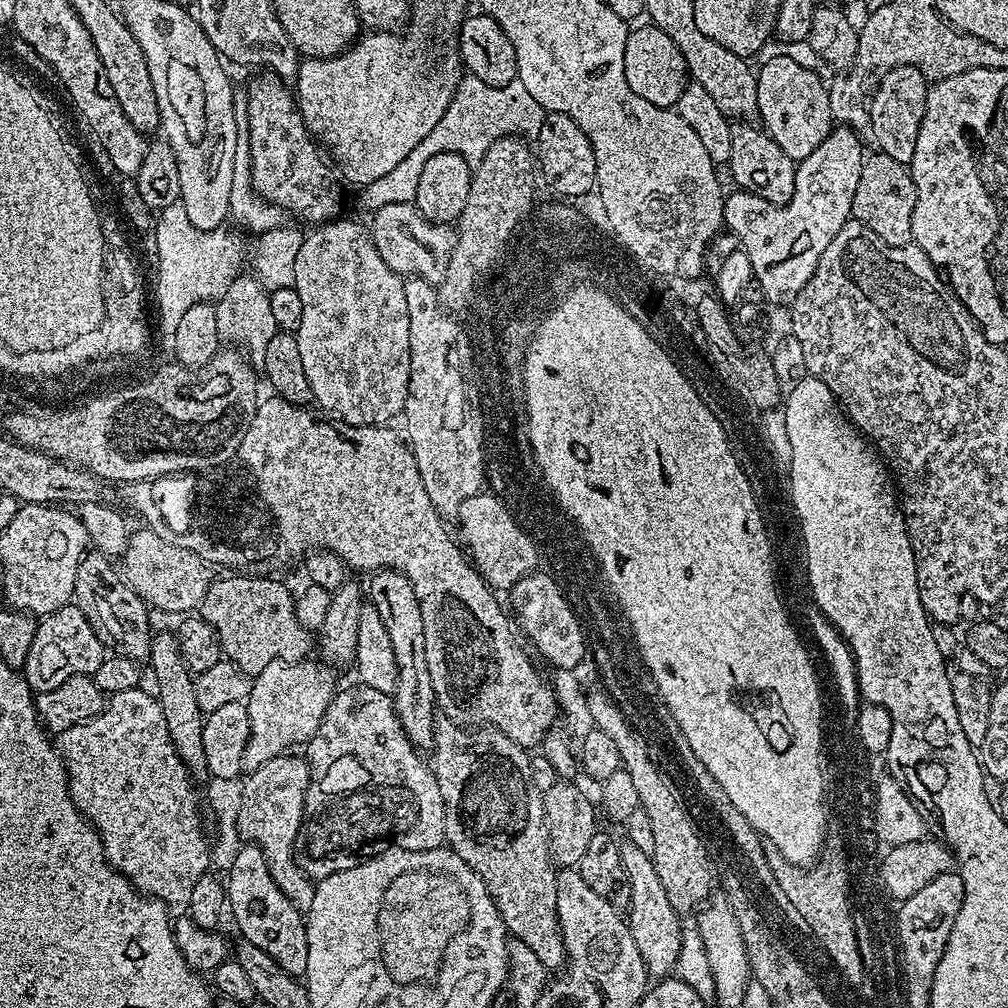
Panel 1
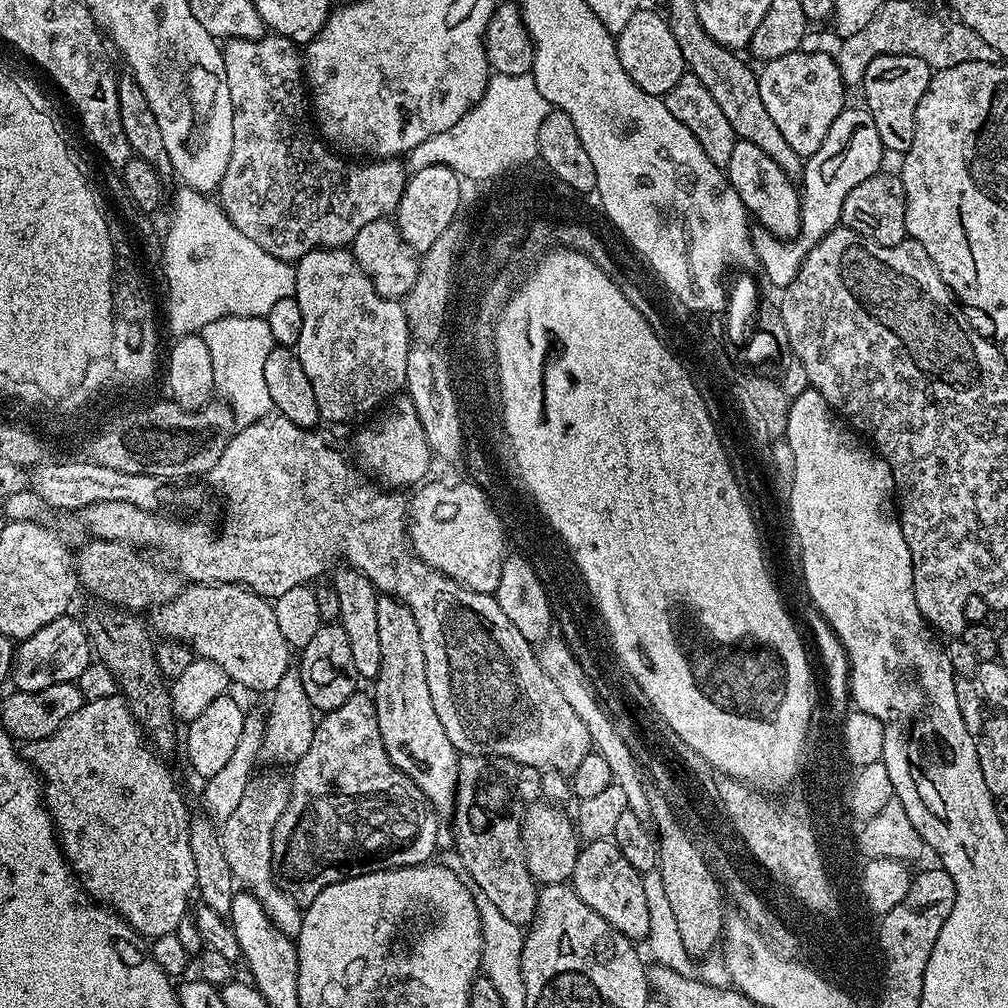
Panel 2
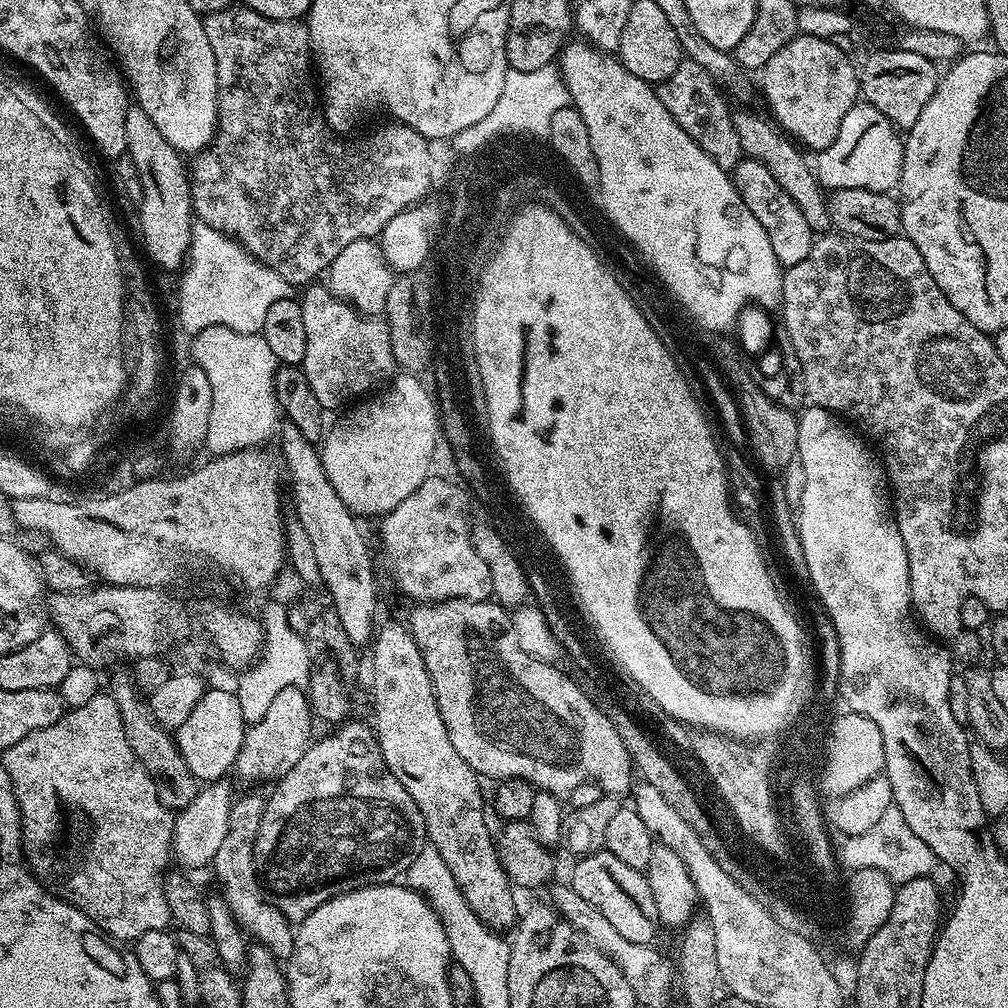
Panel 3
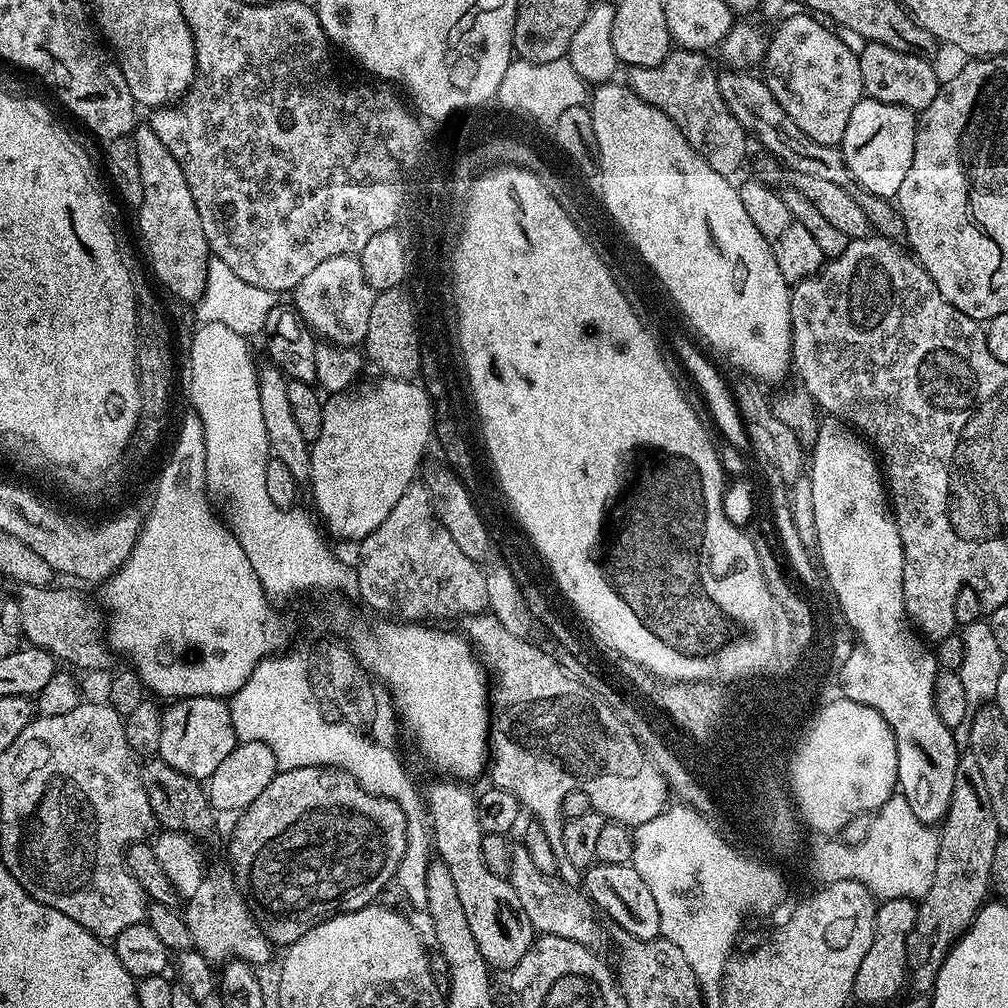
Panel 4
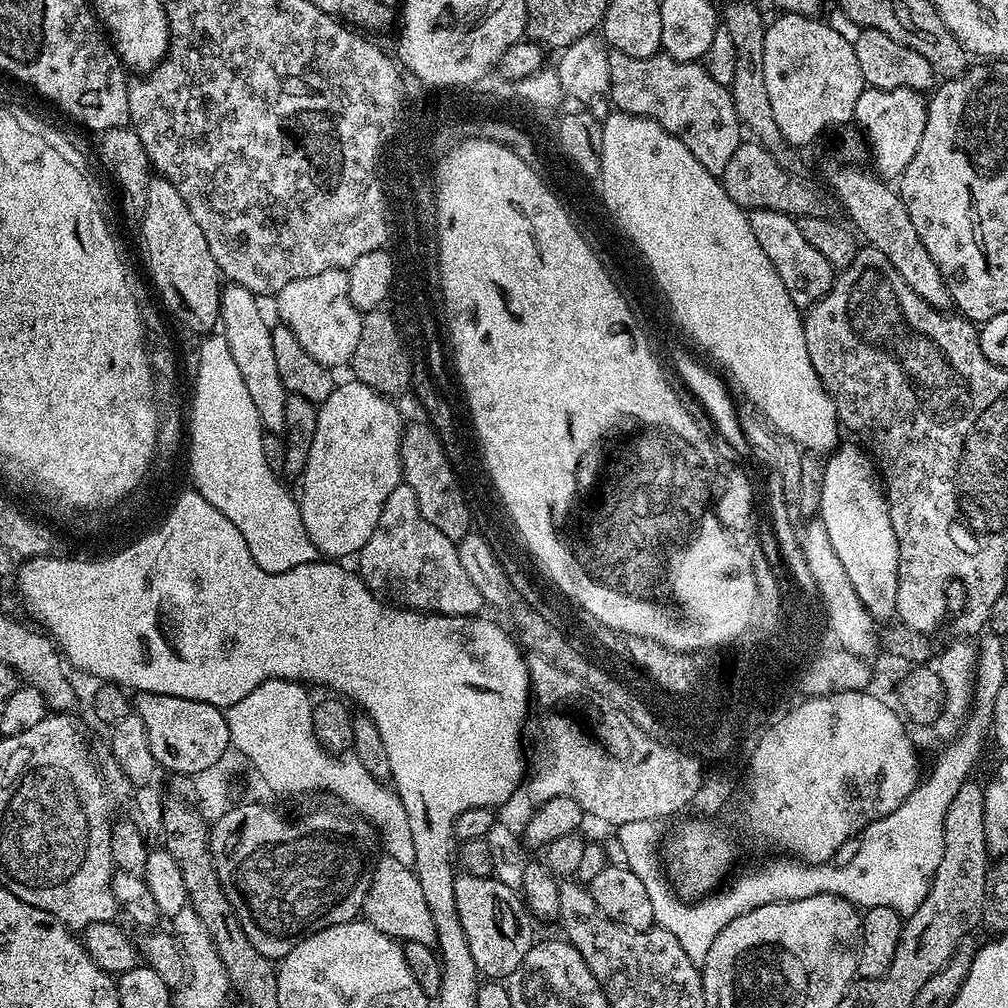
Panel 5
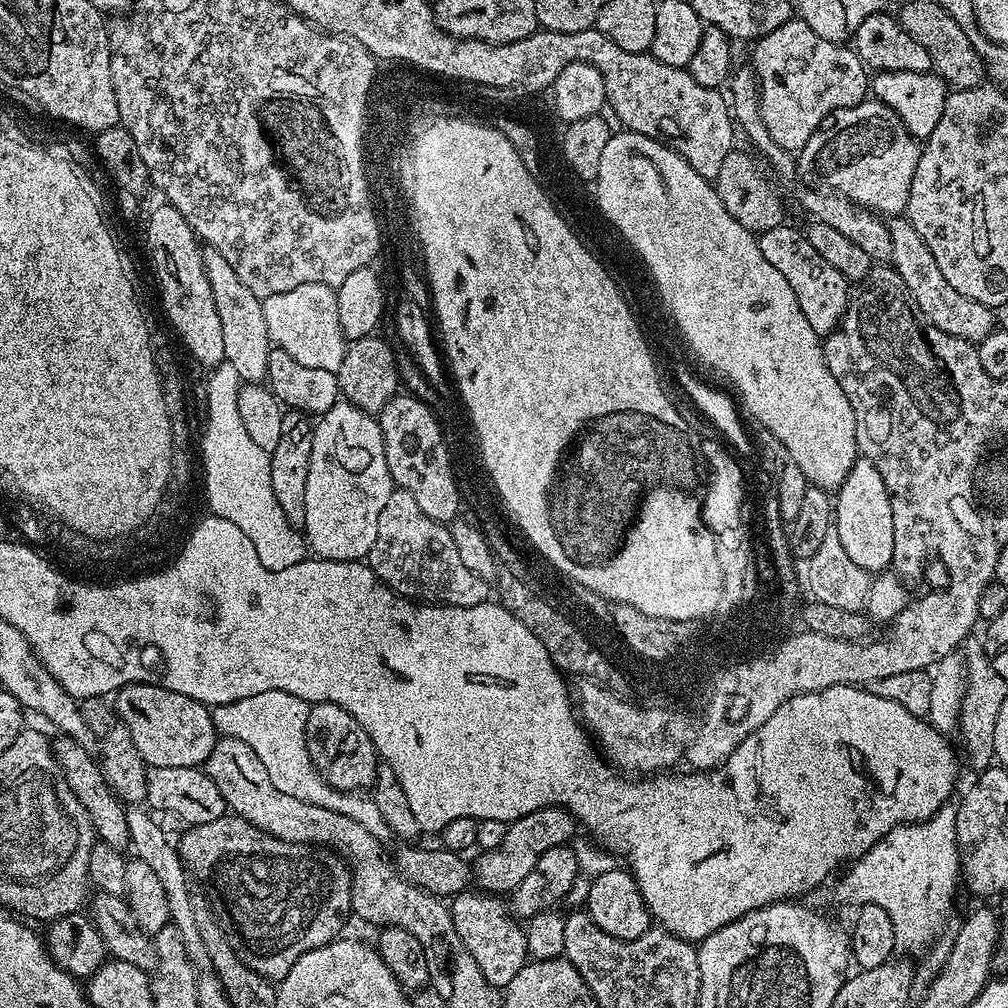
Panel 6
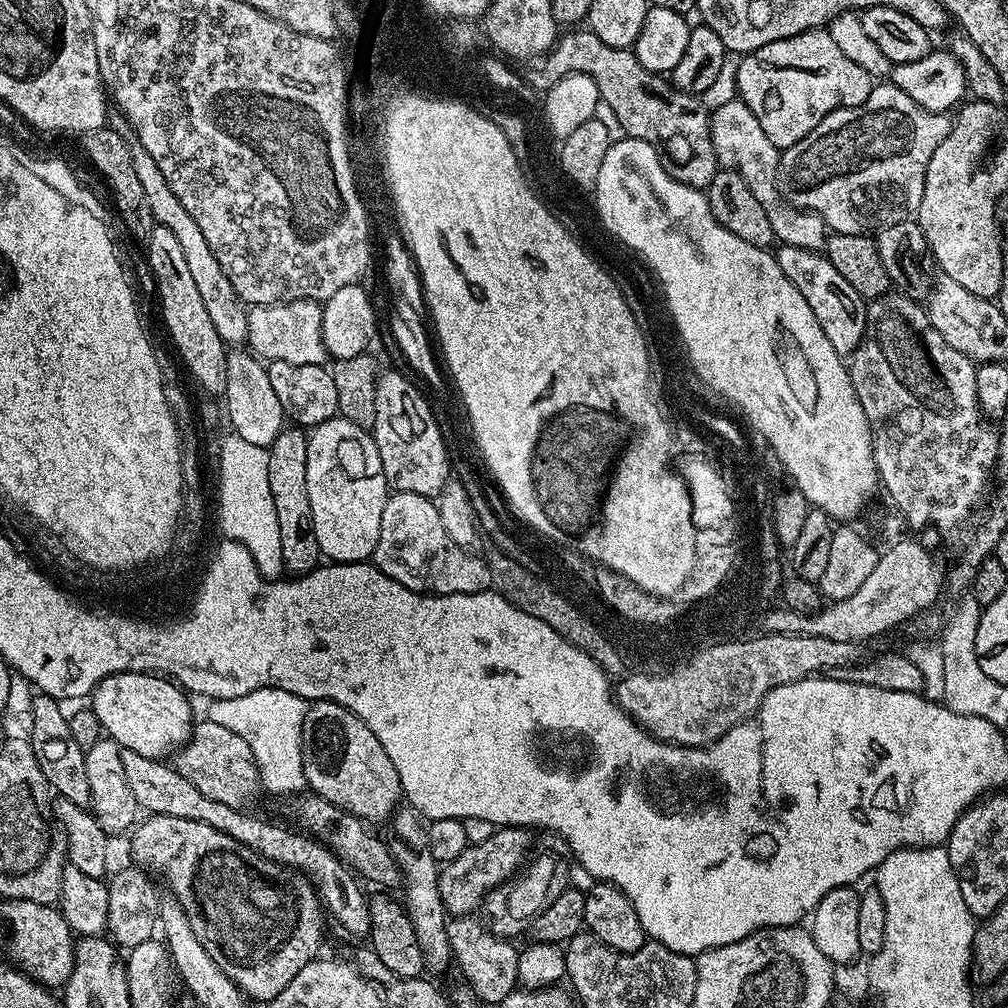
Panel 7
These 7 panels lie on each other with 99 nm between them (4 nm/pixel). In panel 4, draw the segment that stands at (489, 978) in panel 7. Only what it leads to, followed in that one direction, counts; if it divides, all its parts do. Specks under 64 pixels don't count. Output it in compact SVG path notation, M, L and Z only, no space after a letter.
M440 778L426 792L426 816L430 821L430 840L434 845L435 855L450 870L450 878L454 878L454 890L458 890L458 902L462 902L462 911L466 913L466 926L470 926L470 934L474 934L474 942L478 942L478 950L482 958L493 969L511 970L515 964L530 950L534 939L534 929L530 918L526 918L526 910L522 910L522 902L518 902L518 894L514 894L514 886L505 877L494 874L482 862L482 838L484 833L478 826L476 796L471 787L452 778Z

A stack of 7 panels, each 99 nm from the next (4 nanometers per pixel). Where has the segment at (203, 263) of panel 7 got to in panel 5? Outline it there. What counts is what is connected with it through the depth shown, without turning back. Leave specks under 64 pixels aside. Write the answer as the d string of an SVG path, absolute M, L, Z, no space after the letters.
M225 283L220 294L218 324L230 346L230 354L234 354L234 362L242 373L242 382L246 382L246 391L254 401L254 410L258 410L265 433L280 434L286 426L286 398L289 392L282 386L282 377L274 359L274 346L270 342L273 325L268 324L259 303L261 301L255 292L246 290L241 284Z

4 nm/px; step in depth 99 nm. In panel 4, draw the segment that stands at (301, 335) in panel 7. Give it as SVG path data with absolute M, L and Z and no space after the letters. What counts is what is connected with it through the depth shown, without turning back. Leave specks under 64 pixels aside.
M355 255L326 258L311 274L306 274L294 290L294 307L317 337L346 348L363 345L366 326L370 326L370 306L376 292L367 284L366 275Z

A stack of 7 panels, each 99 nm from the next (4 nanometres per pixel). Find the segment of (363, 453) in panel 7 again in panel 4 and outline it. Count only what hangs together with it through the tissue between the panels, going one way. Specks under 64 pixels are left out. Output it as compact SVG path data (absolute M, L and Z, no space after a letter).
M383 374L377 380L364 380L344 392L331 393L324 400L322 434L311 441L312 450L312 500L316 503L315 515L324 519L323 527L340 540L359 542L382 526L382 521L394 510L398 498L406 494L408 487L421 471L420 459L433 439L433 409L431 398L423 383L399 380Z

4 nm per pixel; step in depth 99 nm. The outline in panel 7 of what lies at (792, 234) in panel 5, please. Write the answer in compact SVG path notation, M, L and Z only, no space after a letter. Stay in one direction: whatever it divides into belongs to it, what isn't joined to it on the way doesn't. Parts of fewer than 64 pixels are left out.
M780 244L774 255L778 266L782 266L782 274L786 274L786 278L794 282L798 294L810 302L810 310L814 310L818 326L822 326L826 338L830 338L830 346L834 346L842 358L851 357L852 351L862 342L868 321L868 304L864 297L846 282L846 278L842 278L842 274L838 274L838 270L834 270L827 255L789 244Z

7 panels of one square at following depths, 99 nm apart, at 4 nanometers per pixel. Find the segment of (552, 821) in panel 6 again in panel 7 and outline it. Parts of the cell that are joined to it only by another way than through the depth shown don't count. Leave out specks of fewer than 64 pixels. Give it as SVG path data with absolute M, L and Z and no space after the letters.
M501 827L493 836L486 838L486 842L469 844L462 854L458 854L458 858L454 858L454 862L443 865L440 870L440 893L445 913L452 918L473 915L496 887L521 871L522 865L529 859L532 836L533 833L526 828Z

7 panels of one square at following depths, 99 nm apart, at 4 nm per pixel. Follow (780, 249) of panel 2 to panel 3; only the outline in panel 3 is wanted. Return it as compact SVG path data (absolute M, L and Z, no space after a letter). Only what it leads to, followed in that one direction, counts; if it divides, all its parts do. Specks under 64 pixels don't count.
M858 102L846 110L846 118L842 118L842 126L838 126L838 138L834 138L834 142L817 156L820 157L814 160L814 171L821 188L861 188L891 193L900 182L904 142L896 125L882 114L882 110L874 110L874 106L866 102Z

